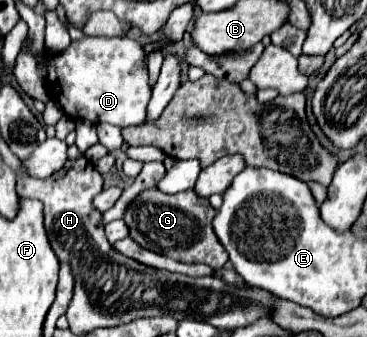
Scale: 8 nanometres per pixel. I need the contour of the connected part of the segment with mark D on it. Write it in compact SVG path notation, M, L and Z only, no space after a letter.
M128 36L74 40L62 54L46 58L48 88L72 118L90 118L90 122L108 122L114 126L132 126L146 120L152 86L144 60L144 46Z

